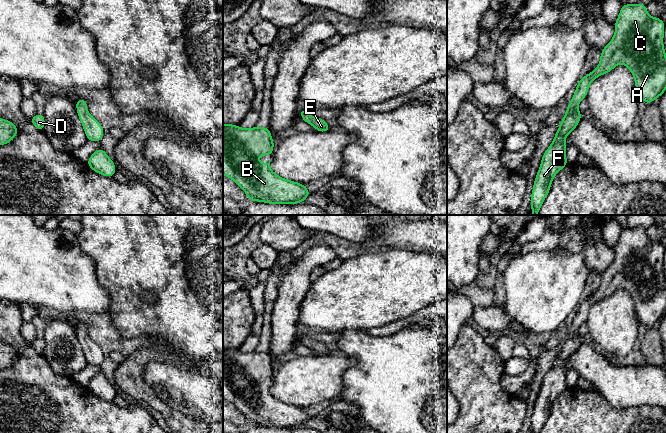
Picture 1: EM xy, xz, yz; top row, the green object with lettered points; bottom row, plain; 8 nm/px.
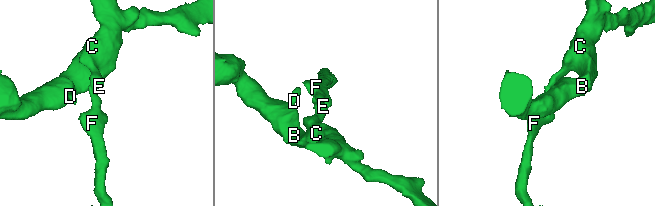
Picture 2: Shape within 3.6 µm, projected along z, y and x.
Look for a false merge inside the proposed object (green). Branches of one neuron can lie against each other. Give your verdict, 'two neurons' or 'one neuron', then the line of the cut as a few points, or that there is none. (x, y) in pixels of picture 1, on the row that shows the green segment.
one neuron; no cut

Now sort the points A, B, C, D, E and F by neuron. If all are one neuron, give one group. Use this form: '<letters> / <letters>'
A B C D E F

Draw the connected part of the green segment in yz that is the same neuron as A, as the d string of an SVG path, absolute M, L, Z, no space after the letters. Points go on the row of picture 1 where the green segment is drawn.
M628 3L622 5L614 26L614 36L601 51L600 63L592 72L580 78L571 102L559 124L559 129L555 133L551 145L543 154L531 193L530 207L532 215L538 215L542 203L550 191L555 175L568 164L565 139L578 126L582 118L578 104L586 98L590 84L597 77L611 72L618 64L625 65L634 77L639 99L645 101L648 105L656 98L661 97L666 90L666 53L663 44L665 22L658 17L651 17L645 4Z

